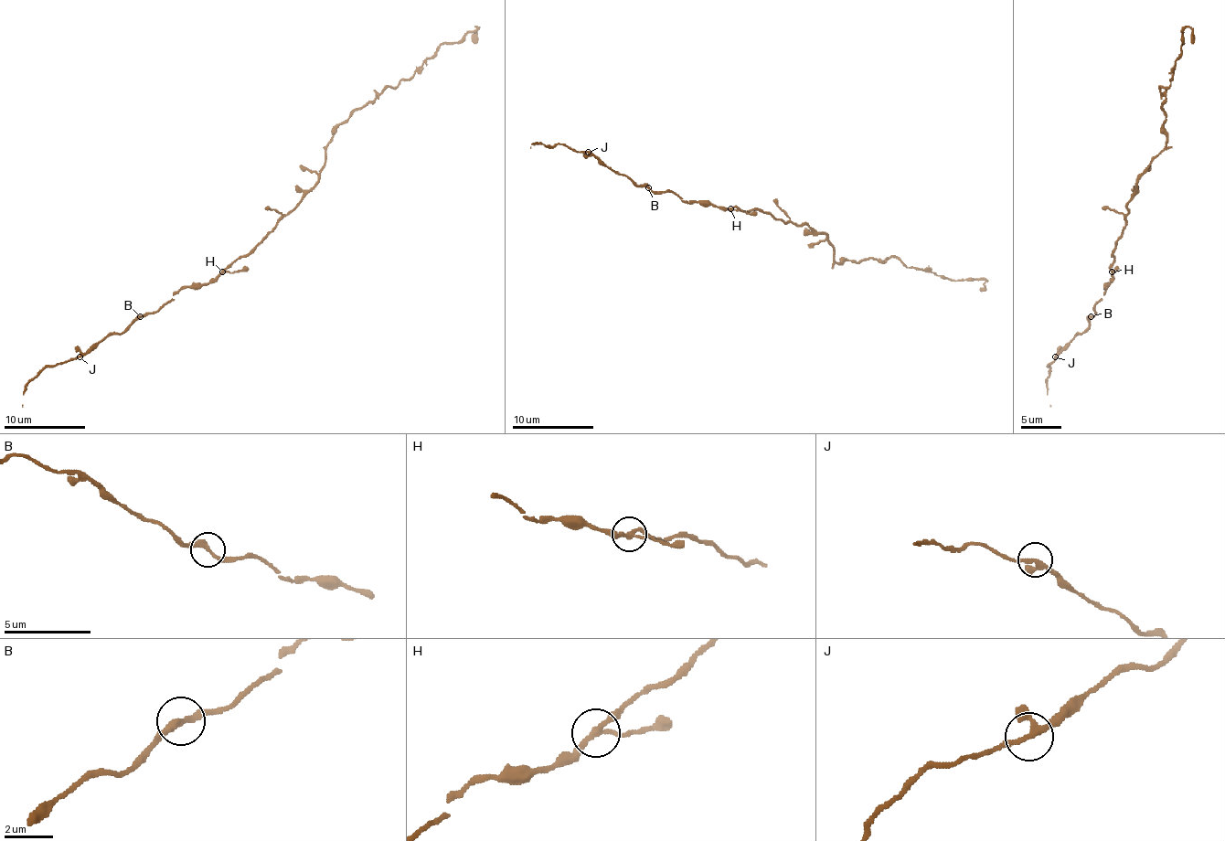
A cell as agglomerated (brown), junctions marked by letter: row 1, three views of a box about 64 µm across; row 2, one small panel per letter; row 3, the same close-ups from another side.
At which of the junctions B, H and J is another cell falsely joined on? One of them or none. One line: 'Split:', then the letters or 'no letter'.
Split: H

